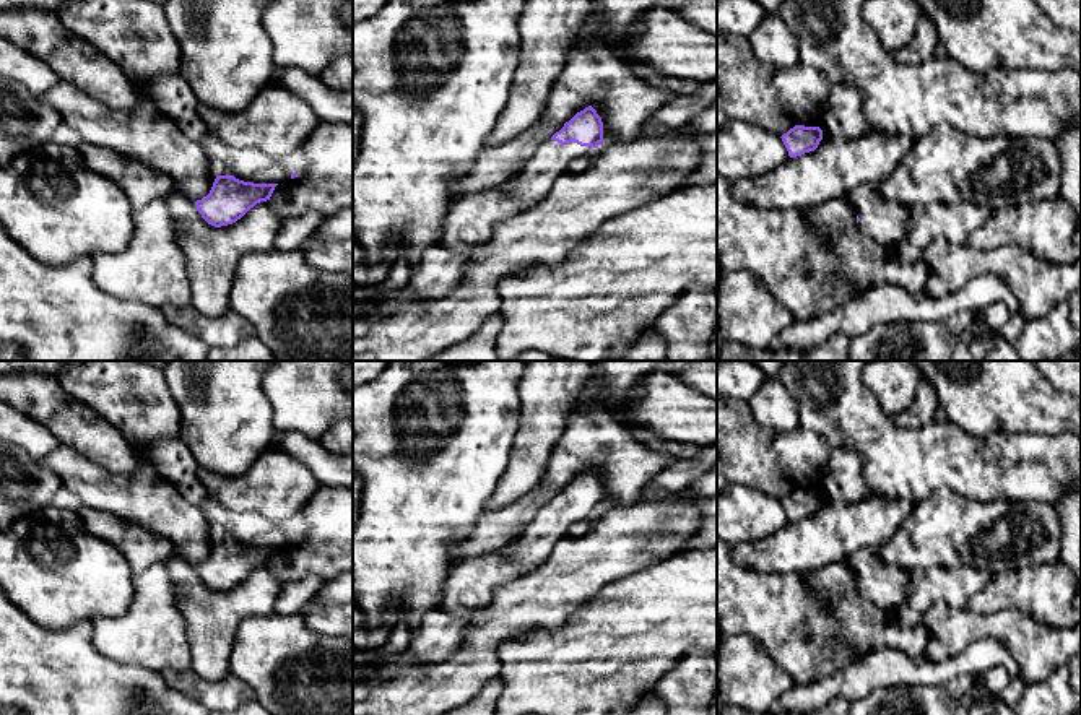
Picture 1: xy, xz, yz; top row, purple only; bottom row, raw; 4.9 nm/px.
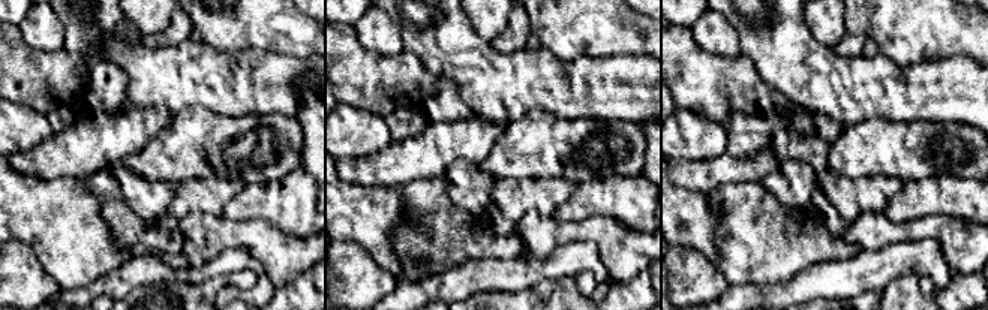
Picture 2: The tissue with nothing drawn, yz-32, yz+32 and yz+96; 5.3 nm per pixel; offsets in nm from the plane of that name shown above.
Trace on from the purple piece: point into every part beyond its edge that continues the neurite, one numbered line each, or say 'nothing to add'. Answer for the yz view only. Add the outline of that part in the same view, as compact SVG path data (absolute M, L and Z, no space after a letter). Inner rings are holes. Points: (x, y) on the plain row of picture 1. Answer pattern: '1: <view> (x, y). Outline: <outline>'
1: yz (885, 585). Outline: M871 546L852 552L847 564L855 572L855 580L860 582L858 593L879 609L894 614L907 600L909 572L883 562Z

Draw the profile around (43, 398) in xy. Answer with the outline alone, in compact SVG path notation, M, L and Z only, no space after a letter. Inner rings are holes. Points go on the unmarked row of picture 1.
M37 372L0 377L0 401L46 426L55 439L114 473L140 468L135 450L91 408L72 398L55 377Z

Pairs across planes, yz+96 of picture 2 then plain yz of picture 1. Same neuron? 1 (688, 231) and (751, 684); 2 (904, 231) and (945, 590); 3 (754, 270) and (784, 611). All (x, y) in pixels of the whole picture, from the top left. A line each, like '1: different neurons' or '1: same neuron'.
1: different neurons
2: different neurons
3: different neurons

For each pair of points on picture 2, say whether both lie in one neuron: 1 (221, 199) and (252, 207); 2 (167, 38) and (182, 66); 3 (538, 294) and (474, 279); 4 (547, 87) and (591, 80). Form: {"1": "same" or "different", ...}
{"1": "different", "2": "different", "3": "different", "4": "same"}

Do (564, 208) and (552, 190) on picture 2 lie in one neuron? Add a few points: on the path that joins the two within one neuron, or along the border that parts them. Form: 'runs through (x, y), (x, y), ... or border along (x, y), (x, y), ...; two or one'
border along (574, 186), (552, 214); two

